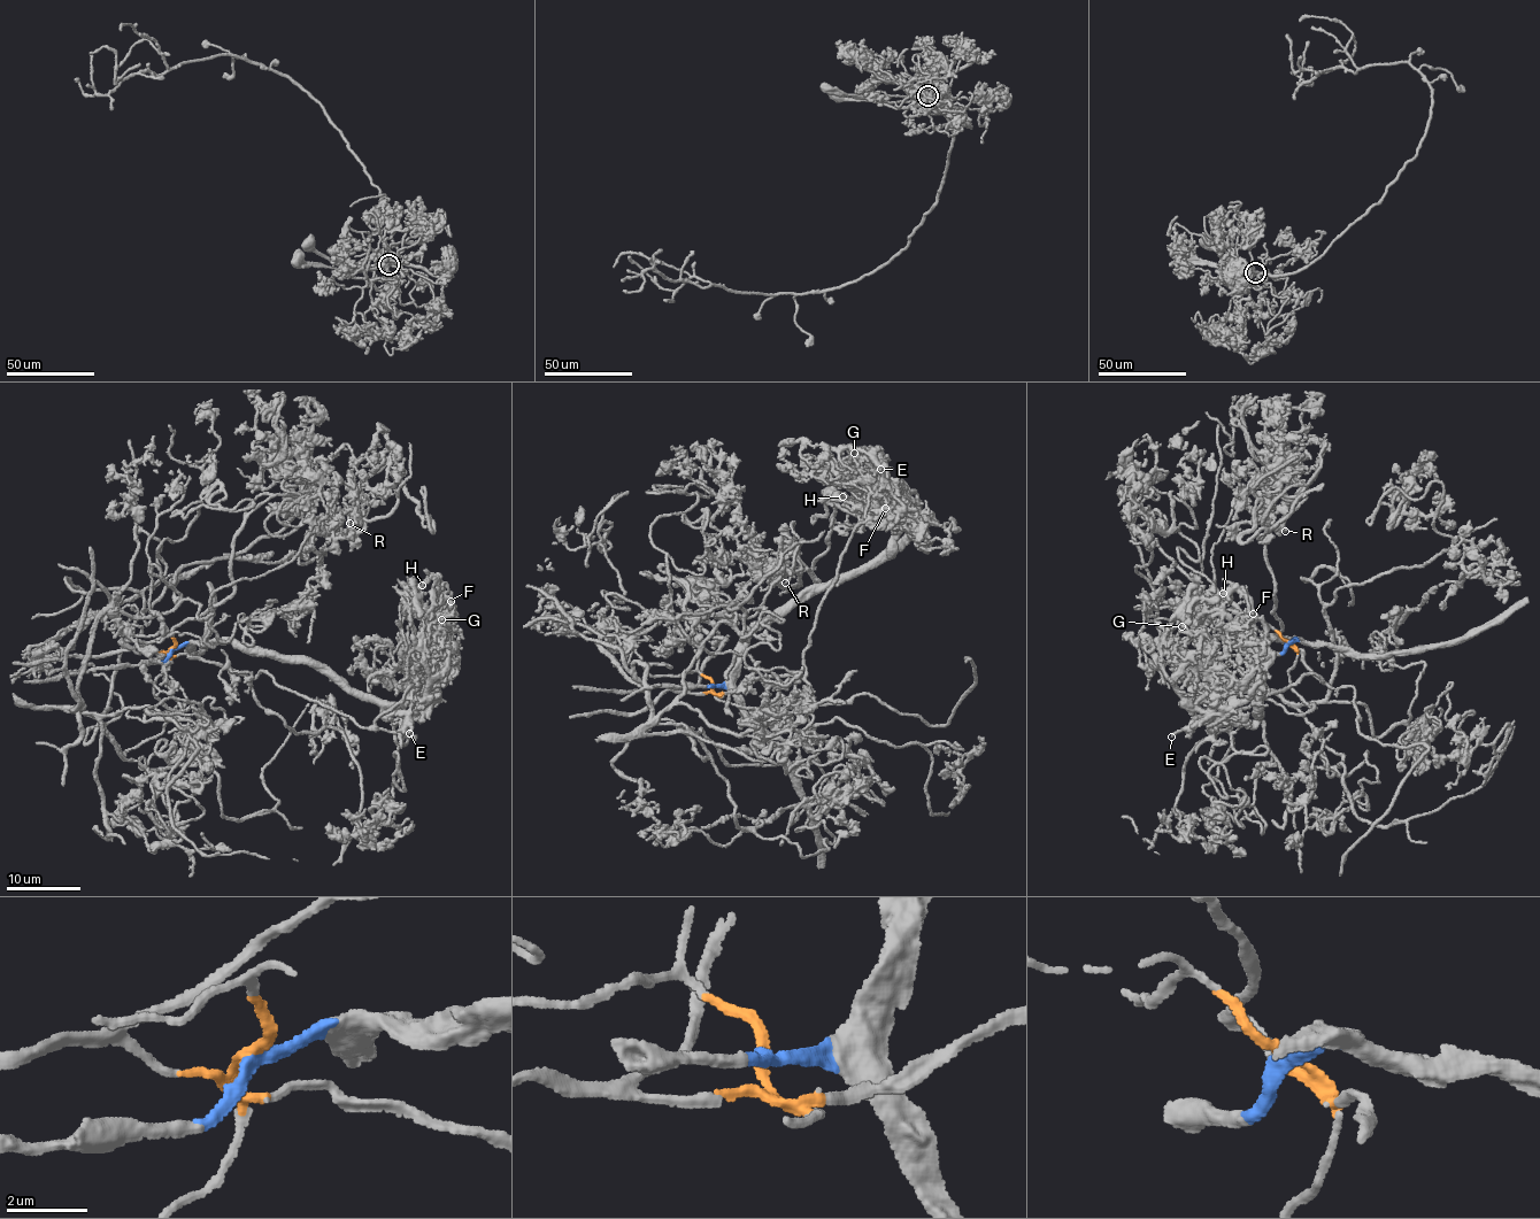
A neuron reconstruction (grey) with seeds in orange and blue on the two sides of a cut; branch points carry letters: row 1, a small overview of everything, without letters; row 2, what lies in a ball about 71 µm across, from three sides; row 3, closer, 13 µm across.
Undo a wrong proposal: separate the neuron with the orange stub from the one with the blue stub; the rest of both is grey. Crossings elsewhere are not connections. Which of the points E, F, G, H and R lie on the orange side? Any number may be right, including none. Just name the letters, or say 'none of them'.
R

